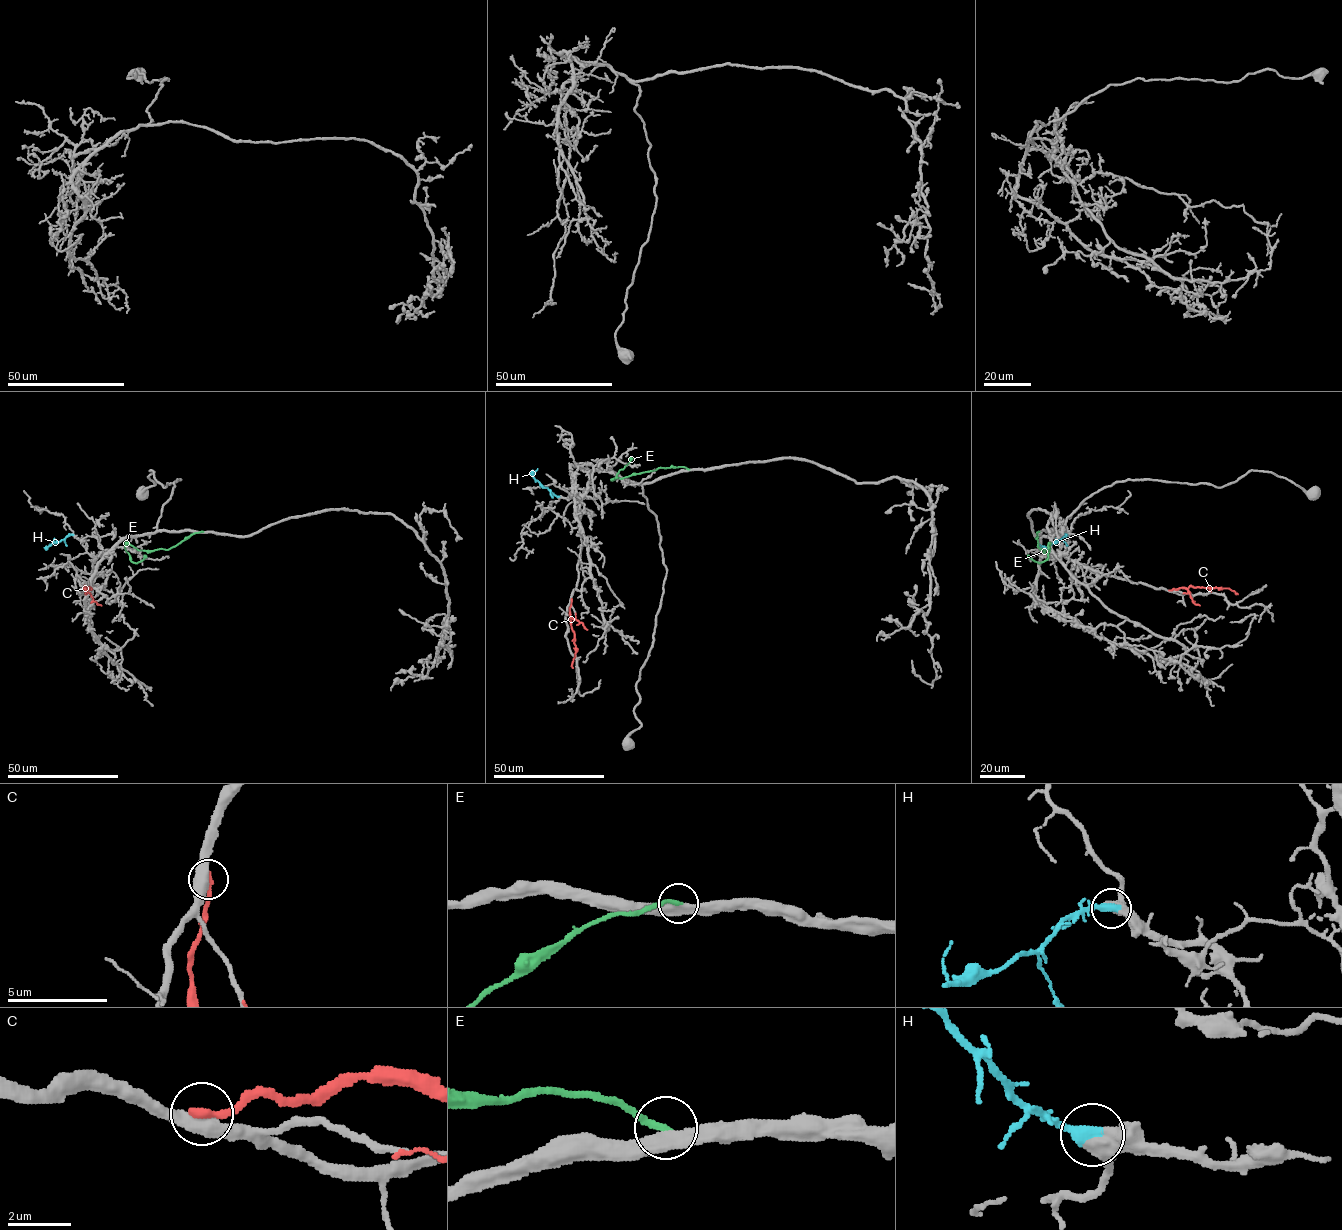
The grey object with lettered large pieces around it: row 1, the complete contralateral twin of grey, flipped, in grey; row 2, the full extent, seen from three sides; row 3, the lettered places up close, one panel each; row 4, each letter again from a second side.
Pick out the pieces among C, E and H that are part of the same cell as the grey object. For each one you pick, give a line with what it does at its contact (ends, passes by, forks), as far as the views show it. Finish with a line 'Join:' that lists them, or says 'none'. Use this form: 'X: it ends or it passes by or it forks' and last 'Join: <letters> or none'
H: it ends
Join: H

